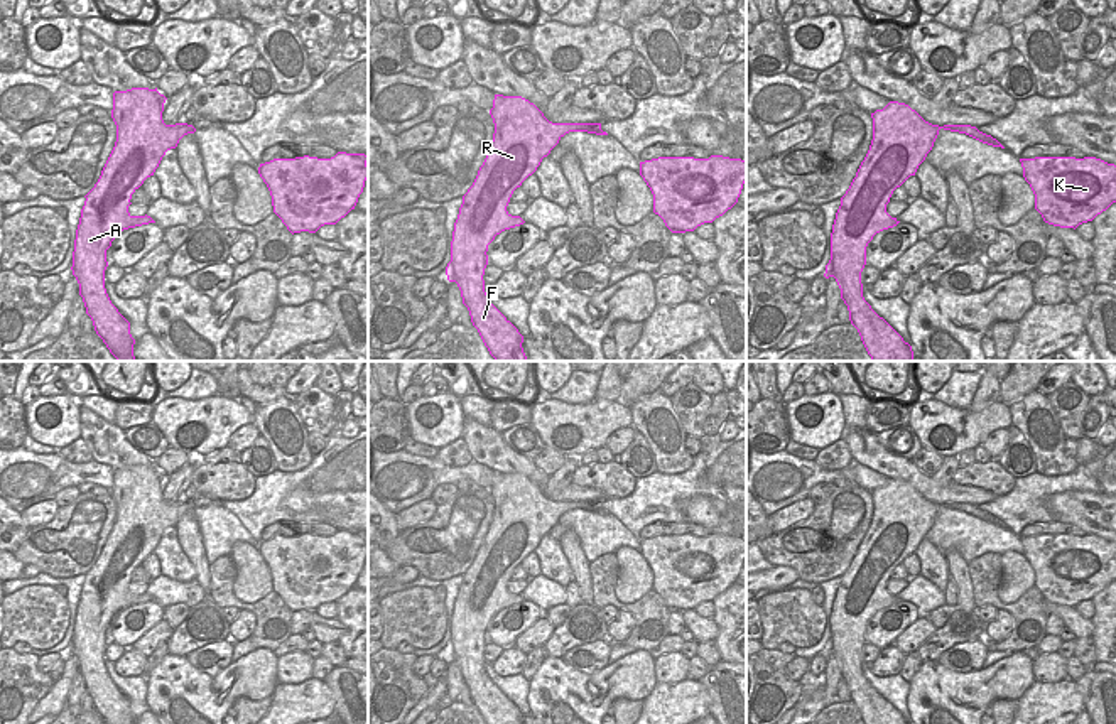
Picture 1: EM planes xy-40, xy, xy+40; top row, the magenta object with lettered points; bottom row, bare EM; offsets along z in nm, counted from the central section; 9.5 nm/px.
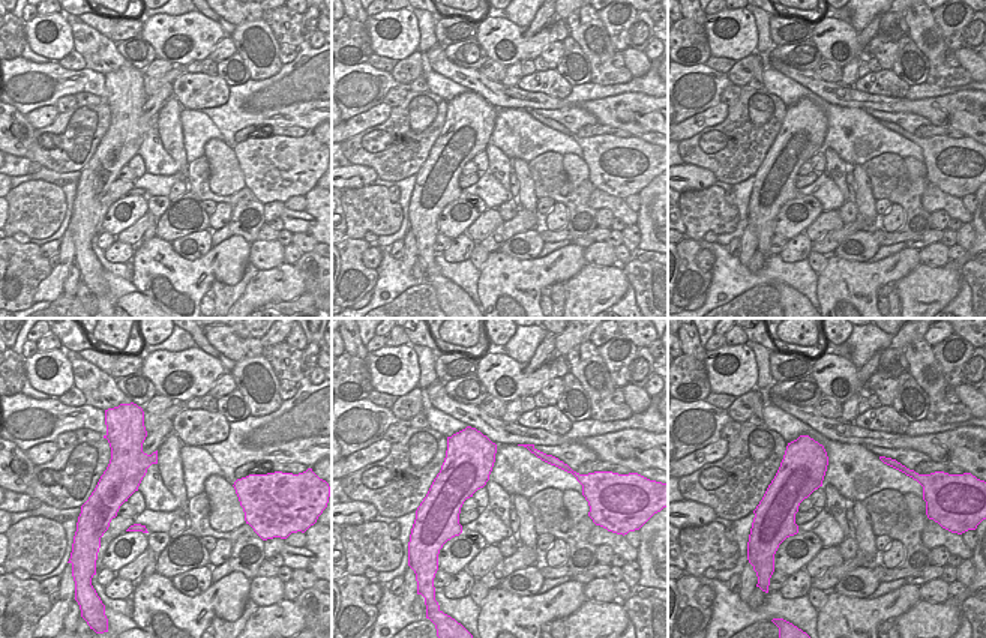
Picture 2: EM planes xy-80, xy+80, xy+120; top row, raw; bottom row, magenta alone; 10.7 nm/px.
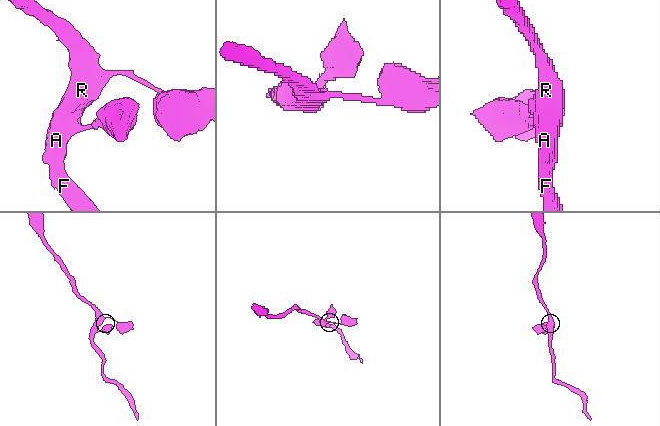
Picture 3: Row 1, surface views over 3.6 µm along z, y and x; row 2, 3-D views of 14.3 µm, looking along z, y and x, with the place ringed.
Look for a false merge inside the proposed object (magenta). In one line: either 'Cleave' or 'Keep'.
Keep.

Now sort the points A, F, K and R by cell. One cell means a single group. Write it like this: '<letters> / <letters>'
A F K R

